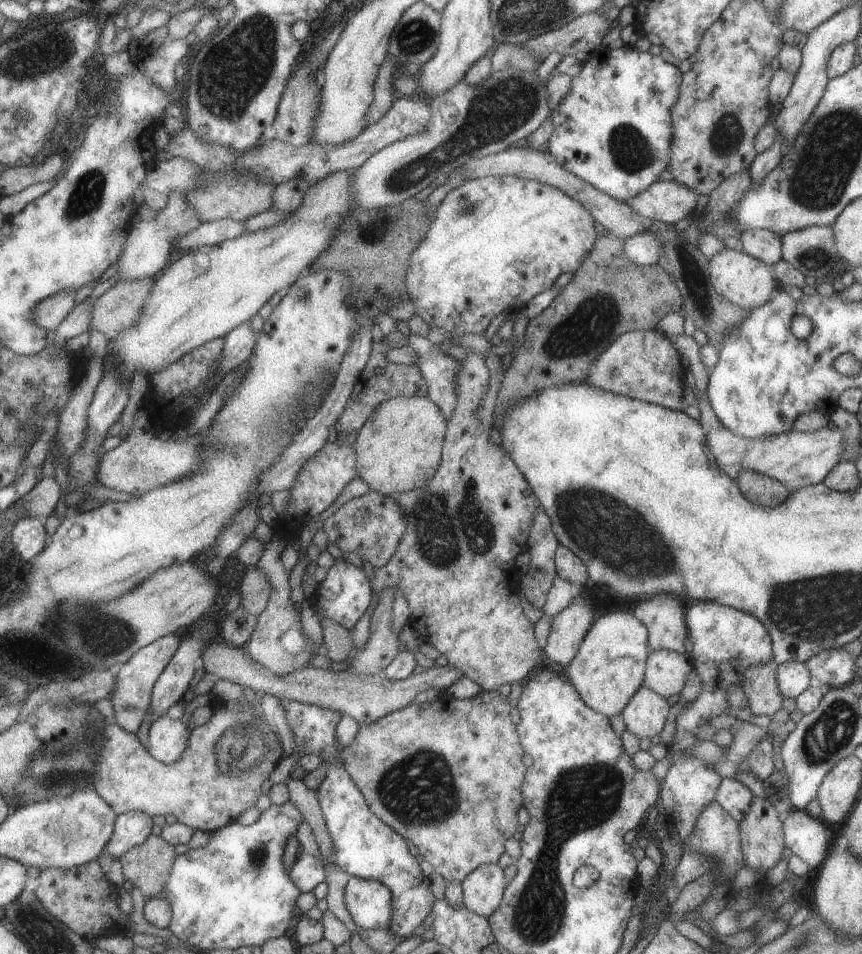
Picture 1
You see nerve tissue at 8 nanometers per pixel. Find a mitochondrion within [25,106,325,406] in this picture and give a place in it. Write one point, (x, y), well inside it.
(87, 194)

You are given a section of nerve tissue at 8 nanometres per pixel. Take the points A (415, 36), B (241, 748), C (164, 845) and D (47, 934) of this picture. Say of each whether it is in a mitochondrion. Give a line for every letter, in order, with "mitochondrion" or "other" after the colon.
A: mitochondrion
B: mitochondrion
C: other
D: mitochondrion

